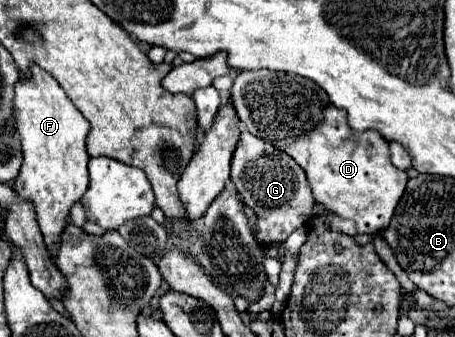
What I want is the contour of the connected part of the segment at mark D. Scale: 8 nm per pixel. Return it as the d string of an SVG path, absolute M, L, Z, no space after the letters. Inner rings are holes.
M267 69L243 71L237 75L231 87L231 101L247 131L259 135L261 139L267 139L271 145L291 155L291 159L295 159L297 165L307 173L317 205L343 219L355 221L357 233L375 235L385 231L409 177L405 171L399 171L391 165L389 143L377 131L353 131L347 123L347 113L343 109L337 109L317 83L287 73Z

